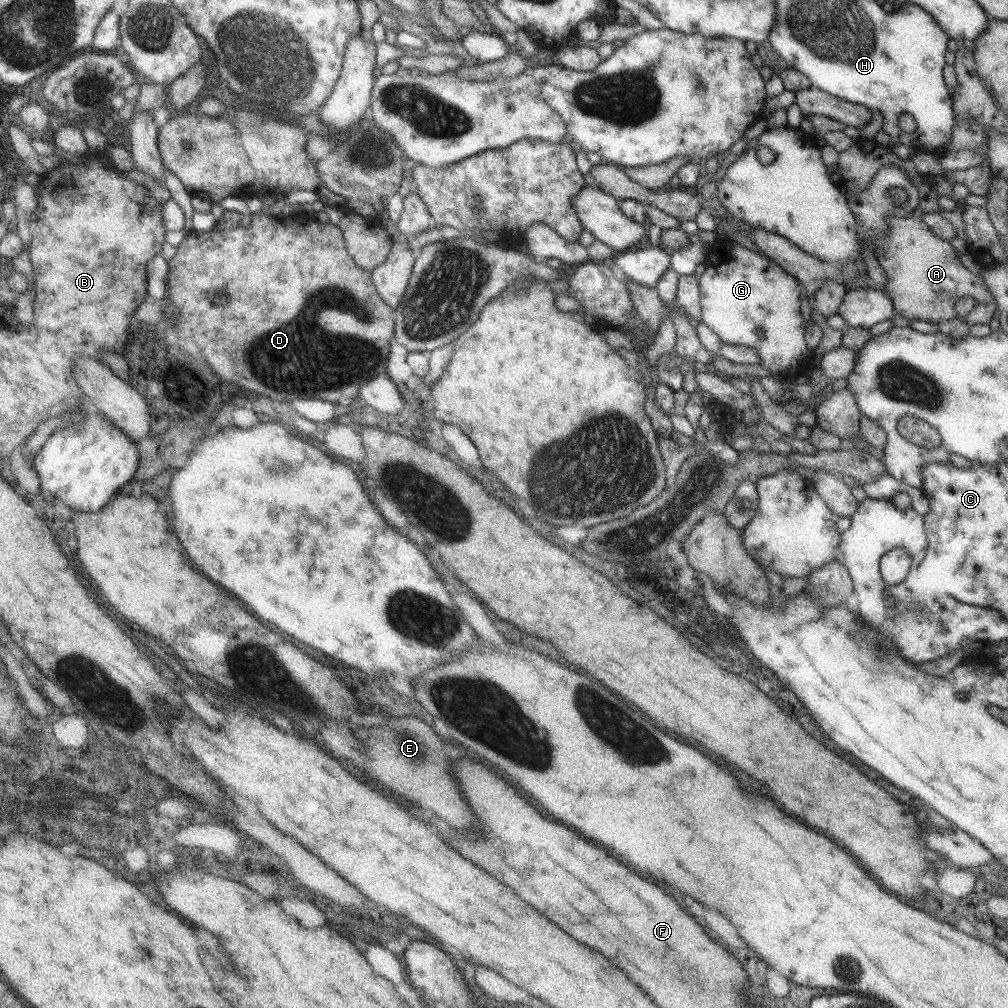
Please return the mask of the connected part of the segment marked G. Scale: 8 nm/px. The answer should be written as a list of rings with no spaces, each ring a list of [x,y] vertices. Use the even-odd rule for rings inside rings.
[[[720,238],[709,244],[704,259],[705,271],[698,277],[701,322],[706,324],[724,343],[743,345],[754,348],[760,365],[771,375],[789,382],[810,370],[813,364],[811,350],[804,339],[805,321],[799,313],[799,296],[802,287],[798,280],[783,271],[777,264],[764,258],[757,252],[745,248],[746,252],[735,249],[726,252],[719,244]],[[755,328],[760,328],[763,335],[759,337]]]

